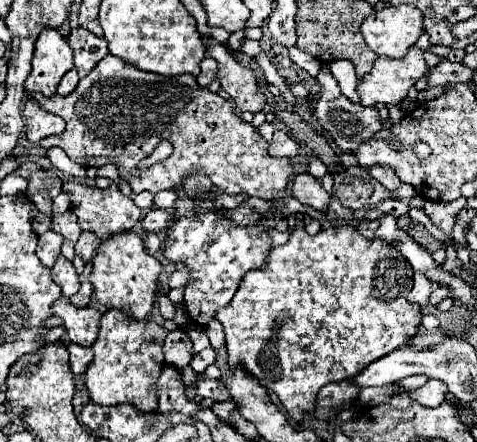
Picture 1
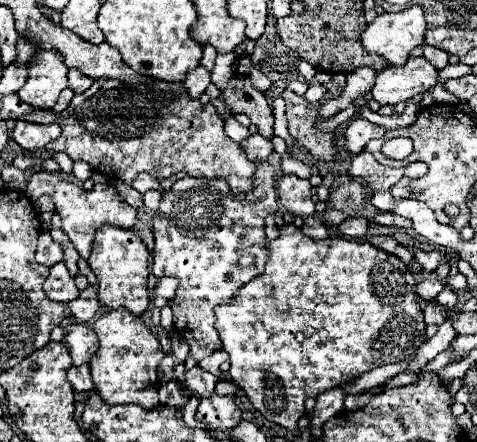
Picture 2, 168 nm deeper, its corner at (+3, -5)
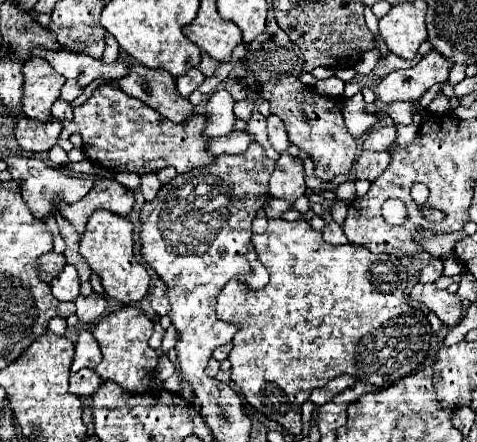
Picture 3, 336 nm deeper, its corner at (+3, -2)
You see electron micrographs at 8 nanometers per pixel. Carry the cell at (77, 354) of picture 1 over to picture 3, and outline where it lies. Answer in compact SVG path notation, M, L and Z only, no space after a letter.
M82 369L70 377L70 393L78 397L88 397L94 395L102 383L104 379L98 377L92 369Z

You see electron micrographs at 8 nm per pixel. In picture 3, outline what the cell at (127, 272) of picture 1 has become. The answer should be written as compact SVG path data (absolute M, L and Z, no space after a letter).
M94 211L86 223L86 231L82 235L80 253L86 263L100 275L106 295L120 303L142 301L148 291L150 275L134 257L134 241L132 241L132 223L126 217L120 217L110 211Z

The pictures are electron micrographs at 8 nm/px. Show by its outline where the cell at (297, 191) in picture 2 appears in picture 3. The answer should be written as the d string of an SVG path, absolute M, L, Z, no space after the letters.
M282 153L276 161L276 169L270 179L270 195L276 199L286 199L294 203L306 193L304 169L290 153Z

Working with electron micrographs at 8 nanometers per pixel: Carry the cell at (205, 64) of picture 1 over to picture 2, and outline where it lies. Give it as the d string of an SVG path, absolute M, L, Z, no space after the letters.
M198 66L192 72L188 72L184 82L186 82L186 88L188 88L190 96L198 98L206 90L206 86L210 84L210 72L204 66Z

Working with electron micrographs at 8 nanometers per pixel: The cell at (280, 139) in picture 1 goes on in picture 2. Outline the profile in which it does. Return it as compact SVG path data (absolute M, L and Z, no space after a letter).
M252 134L250 140L244 140L242 148L246 150L246 156L254 162L266 162L274 152L274 144L260 134Z

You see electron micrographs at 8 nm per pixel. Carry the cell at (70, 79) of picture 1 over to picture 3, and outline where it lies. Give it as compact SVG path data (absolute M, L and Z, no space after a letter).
M58 99L54 105L52 105L52 115L56 119L66 119L66 121L72 121L72 105L68 101L62 101Z

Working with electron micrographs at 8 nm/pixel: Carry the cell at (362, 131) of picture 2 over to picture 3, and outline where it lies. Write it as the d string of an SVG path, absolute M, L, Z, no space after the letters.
M394 125L380 127L380 129L374 129L374 131L368 133L368 137L364 141L364 149L370 149L370 151L388 151L388 147L394 143L394 139L396 139Z

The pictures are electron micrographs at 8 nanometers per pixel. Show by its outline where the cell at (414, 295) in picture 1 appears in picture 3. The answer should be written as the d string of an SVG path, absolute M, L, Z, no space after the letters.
M432 259L420 273L420 283L432 283L442 275L444 269L444 261L442 259Z

